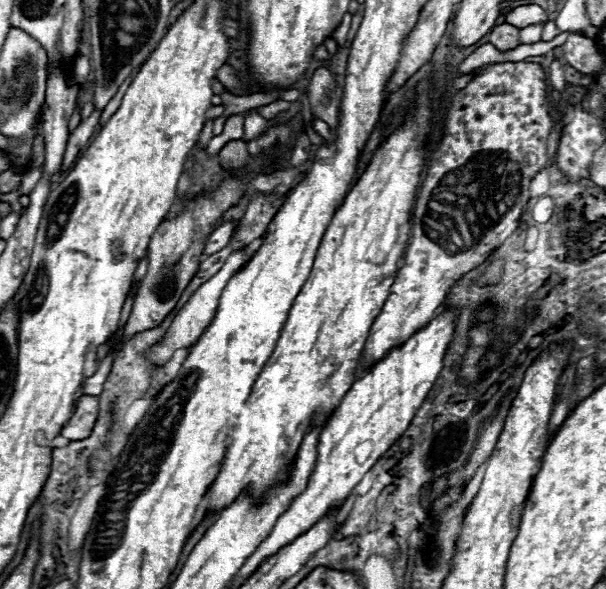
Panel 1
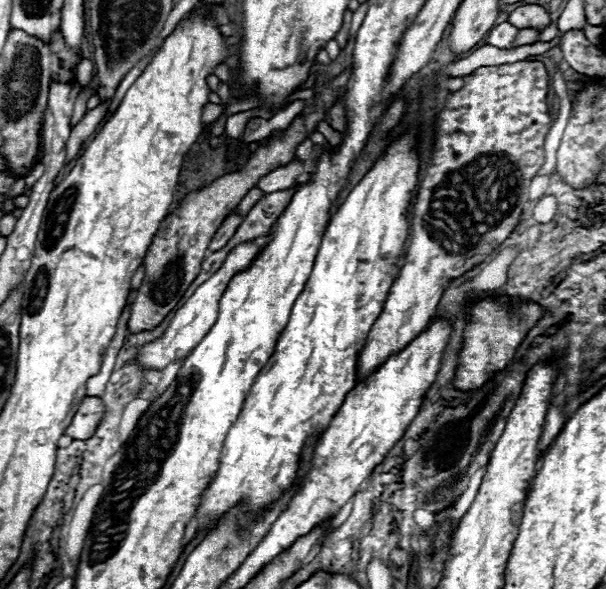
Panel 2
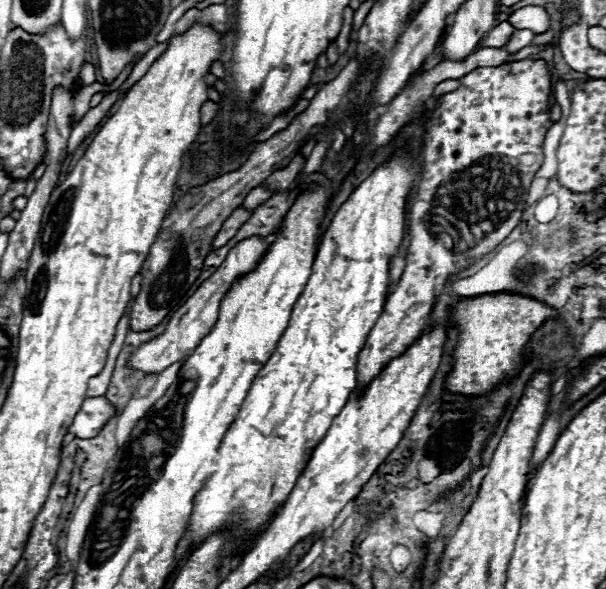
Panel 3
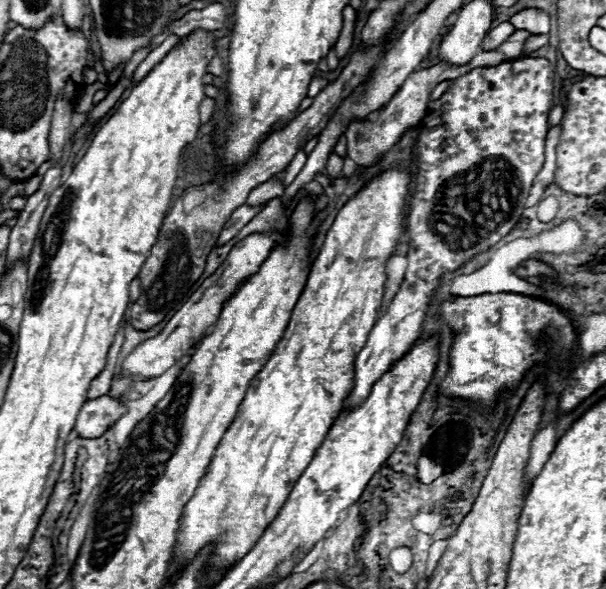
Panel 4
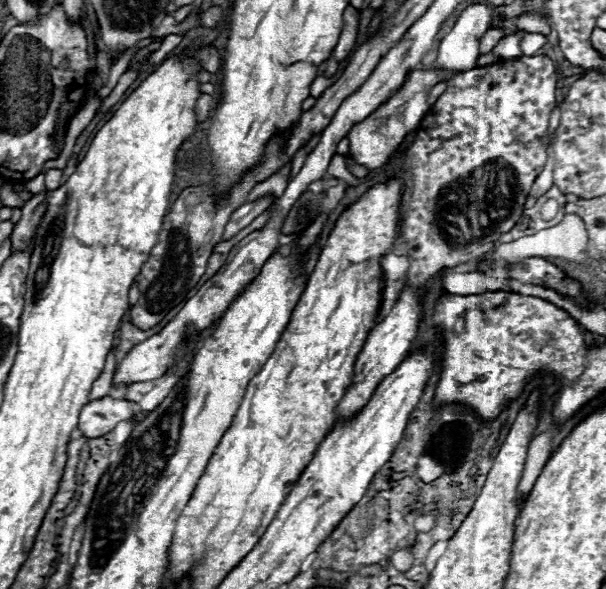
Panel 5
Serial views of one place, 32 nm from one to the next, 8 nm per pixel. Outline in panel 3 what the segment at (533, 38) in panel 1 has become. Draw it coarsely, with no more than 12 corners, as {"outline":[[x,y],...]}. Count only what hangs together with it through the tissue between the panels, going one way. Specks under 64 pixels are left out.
{"outline":[[516,30],[504,50],[516,54],[530,44],[536,34],[530,30]]}

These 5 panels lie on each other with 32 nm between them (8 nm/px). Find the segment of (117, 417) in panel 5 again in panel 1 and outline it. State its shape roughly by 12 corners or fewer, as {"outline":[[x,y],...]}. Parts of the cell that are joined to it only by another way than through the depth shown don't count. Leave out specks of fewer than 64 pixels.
{"outline":[[82,396],[62,436],[84,440],[98,420],[98,396]]}

